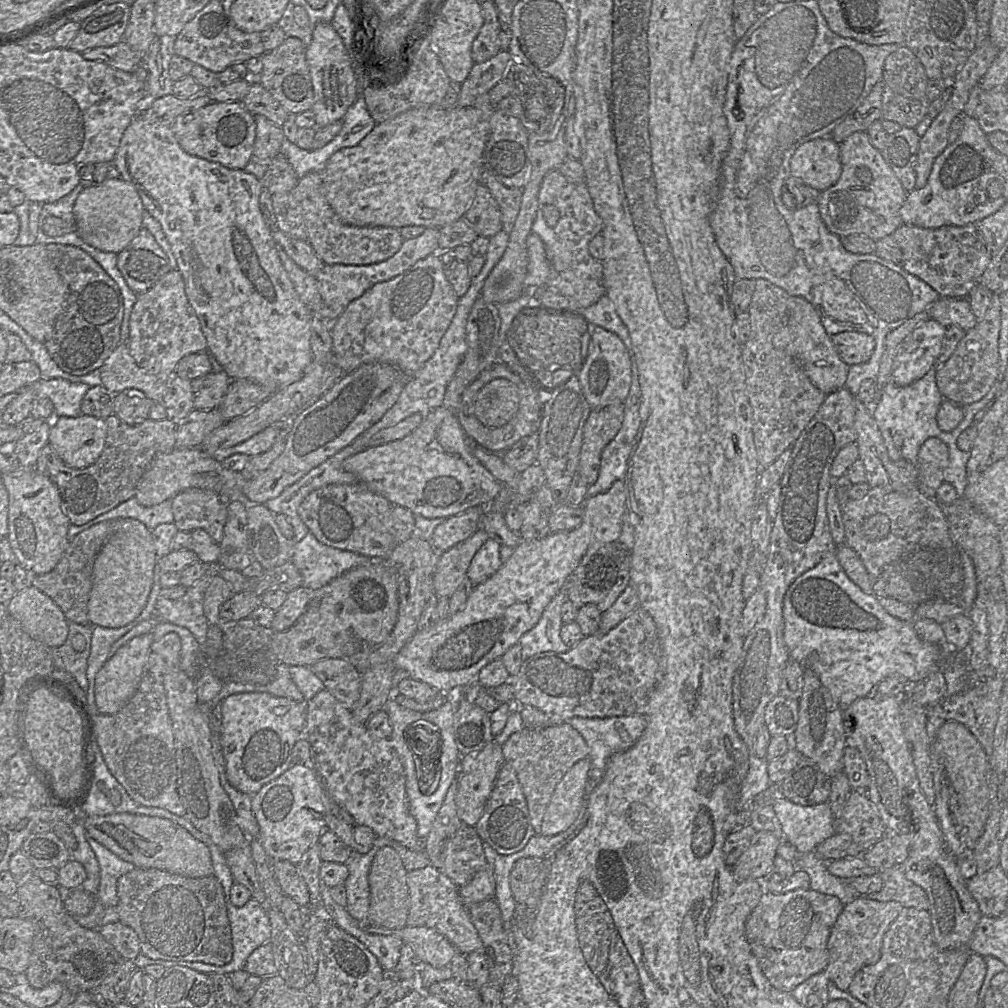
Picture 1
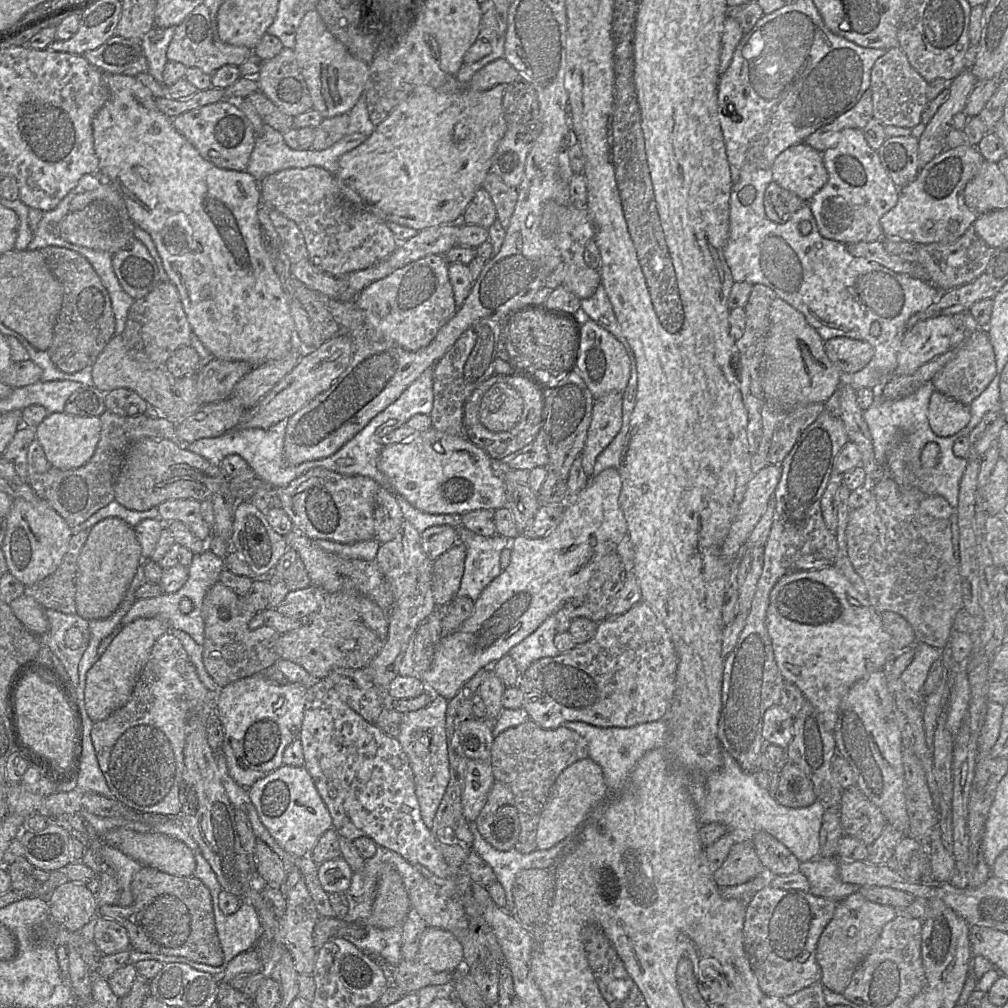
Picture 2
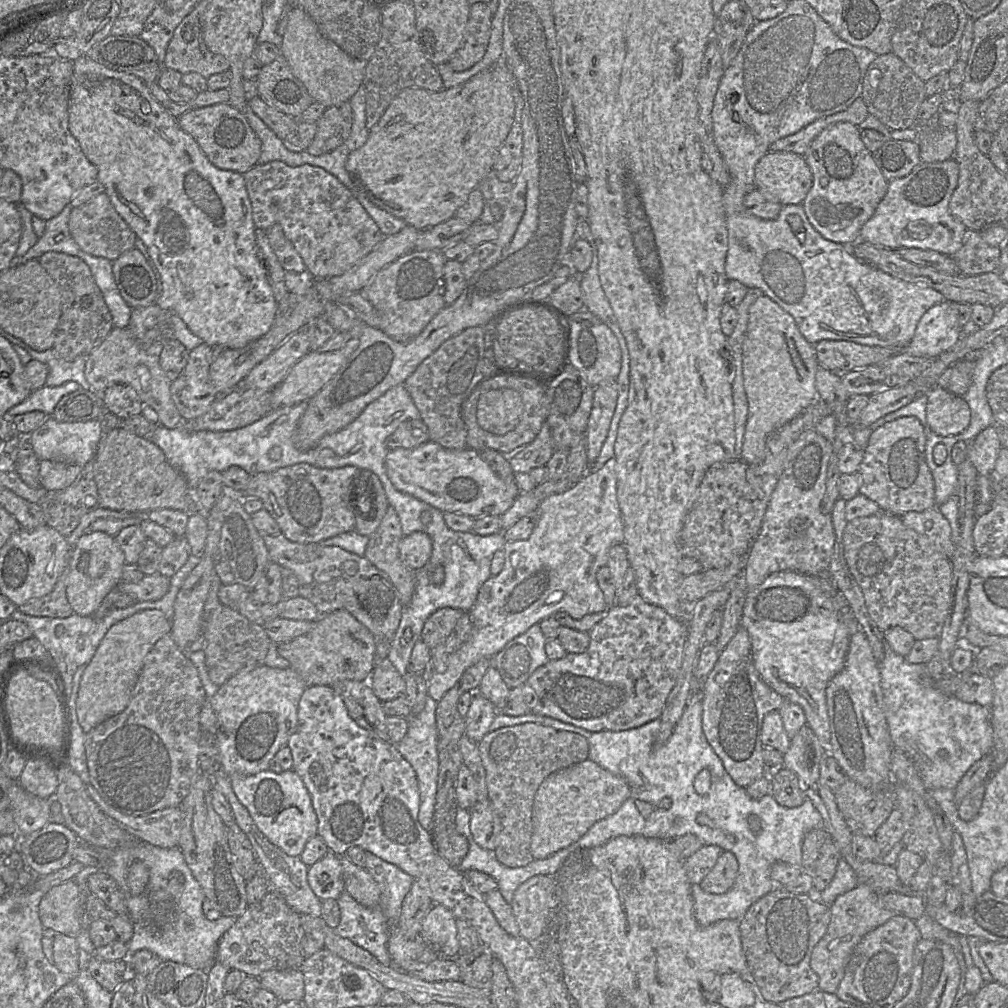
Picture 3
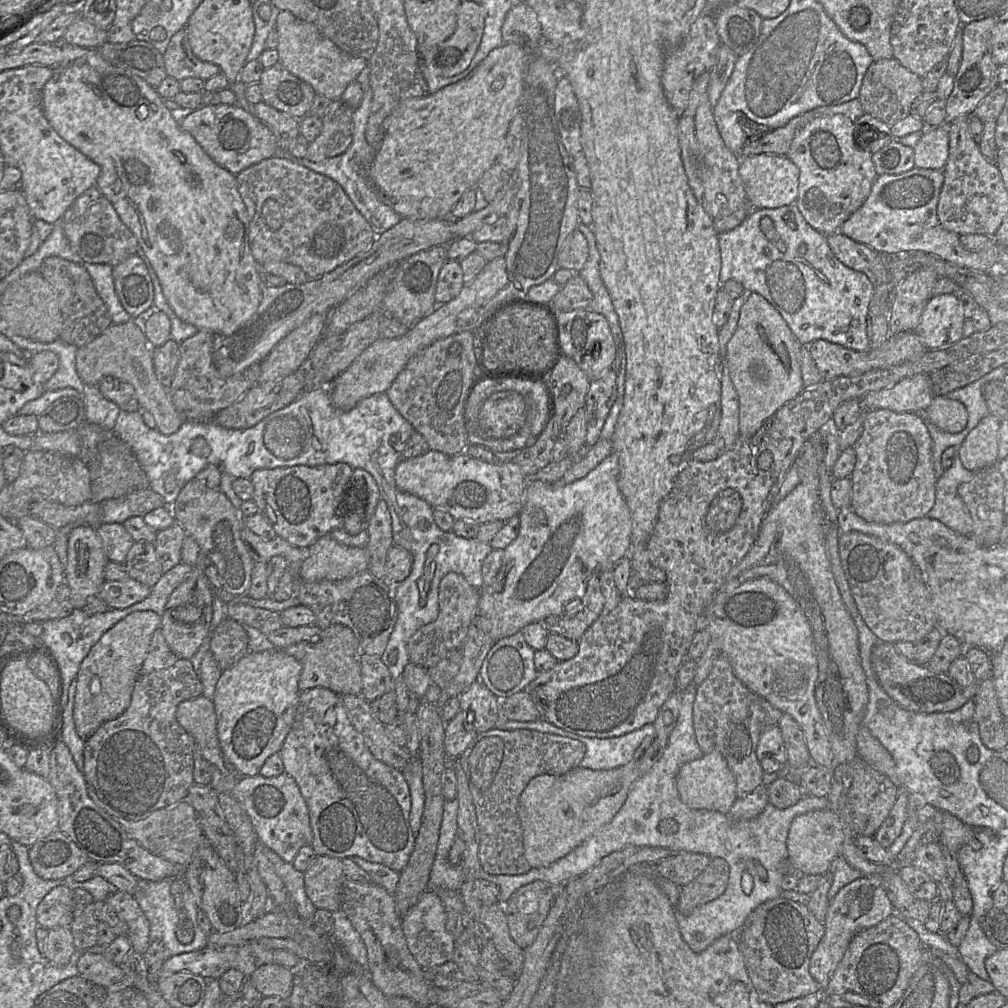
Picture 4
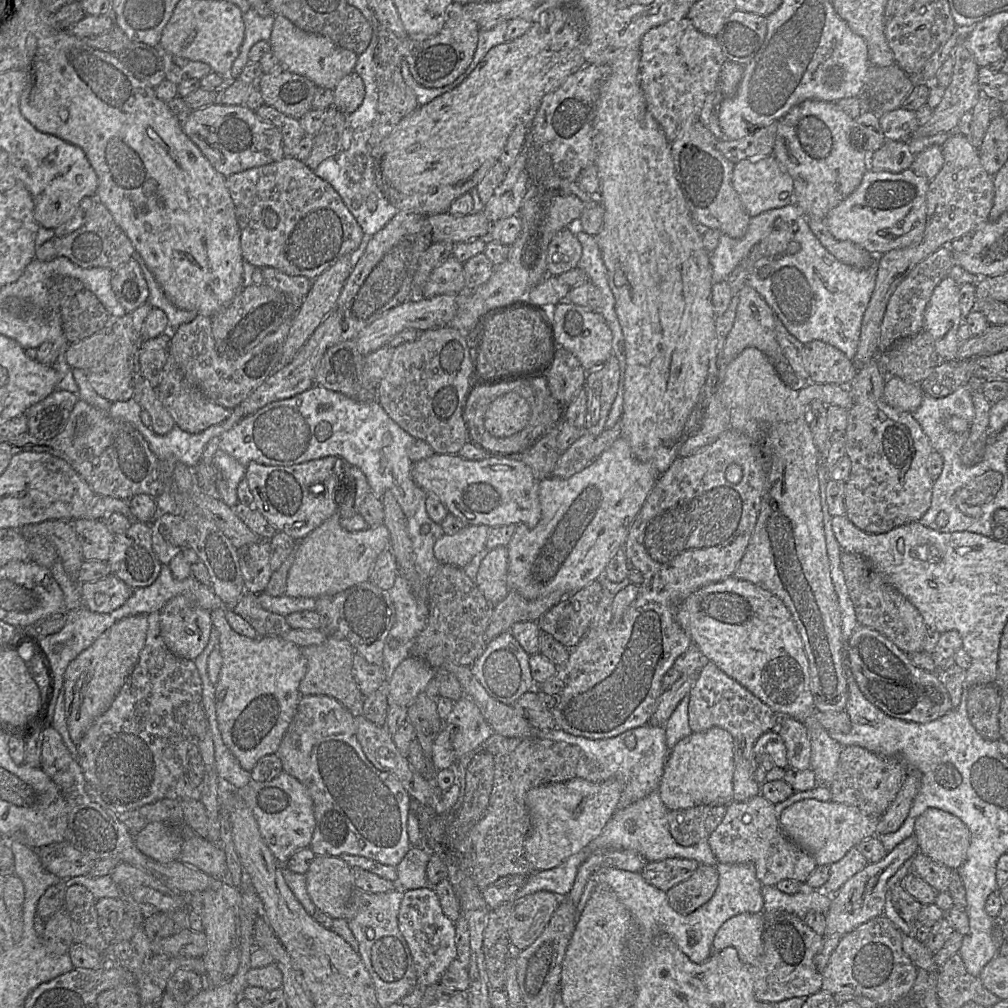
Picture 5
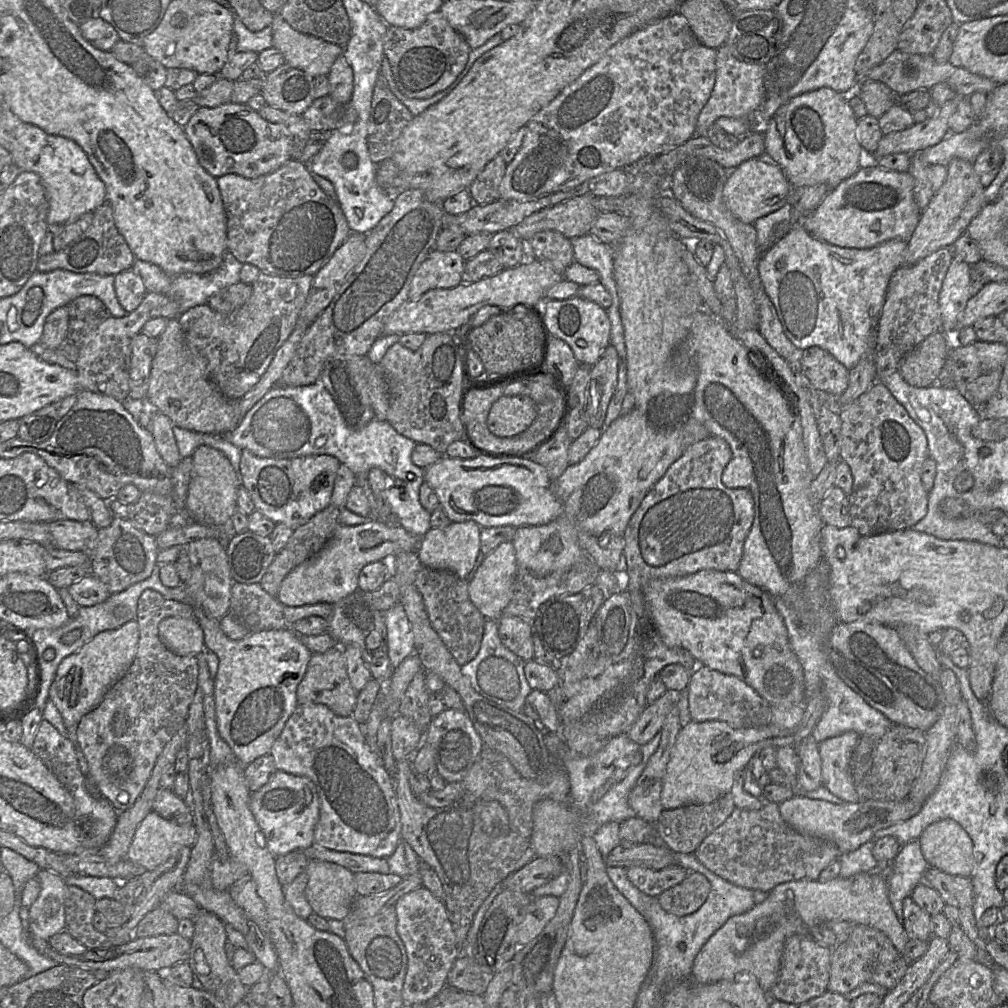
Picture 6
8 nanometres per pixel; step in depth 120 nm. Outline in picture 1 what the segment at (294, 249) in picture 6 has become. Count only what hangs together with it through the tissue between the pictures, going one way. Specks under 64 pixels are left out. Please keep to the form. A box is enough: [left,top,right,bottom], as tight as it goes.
[293,172,403,265]

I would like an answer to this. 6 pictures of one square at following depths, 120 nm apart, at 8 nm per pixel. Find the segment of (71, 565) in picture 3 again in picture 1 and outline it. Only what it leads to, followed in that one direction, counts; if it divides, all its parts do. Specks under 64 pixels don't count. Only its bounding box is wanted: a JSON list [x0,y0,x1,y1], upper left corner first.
[88,518,158,628]

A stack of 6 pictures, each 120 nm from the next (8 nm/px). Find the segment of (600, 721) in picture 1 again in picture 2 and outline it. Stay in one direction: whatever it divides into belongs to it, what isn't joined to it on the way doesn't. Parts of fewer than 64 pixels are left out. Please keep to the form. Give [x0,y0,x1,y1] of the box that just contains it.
[563,719,669,800]

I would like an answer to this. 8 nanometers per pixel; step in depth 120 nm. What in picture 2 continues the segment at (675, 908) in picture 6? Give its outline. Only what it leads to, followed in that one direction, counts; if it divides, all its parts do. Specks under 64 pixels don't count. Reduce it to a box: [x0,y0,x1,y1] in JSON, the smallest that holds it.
[713,841,764,887]

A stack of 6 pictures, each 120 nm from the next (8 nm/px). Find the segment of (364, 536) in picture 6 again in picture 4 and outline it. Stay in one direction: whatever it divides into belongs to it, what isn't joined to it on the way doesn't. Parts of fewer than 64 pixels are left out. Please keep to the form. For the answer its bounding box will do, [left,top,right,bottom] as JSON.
[298,534,369,581]

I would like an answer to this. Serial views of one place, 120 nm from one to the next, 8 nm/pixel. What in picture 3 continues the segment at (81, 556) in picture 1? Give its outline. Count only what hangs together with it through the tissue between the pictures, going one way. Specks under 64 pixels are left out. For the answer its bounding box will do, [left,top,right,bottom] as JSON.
[18,564,74,618]

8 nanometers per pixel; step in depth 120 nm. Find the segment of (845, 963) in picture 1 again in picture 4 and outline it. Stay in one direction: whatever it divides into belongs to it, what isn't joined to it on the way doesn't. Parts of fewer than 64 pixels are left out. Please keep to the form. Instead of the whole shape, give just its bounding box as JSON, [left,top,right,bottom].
[809,875,894,993]

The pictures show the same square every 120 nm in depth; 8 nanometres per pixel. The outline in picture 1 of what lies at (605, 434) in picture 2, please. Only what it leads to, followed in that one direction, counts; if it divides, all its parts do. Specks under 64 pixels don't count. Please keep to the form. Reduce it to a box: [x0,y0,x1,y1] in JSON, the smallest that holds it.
[577,403,623,486]

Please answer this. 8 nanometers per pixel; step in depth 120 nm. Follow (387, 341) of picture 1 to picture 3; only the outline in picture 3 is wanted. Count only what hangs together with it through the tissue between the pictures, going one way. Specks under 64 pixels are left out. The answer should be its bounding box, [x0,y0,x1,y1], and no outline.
[359,250,445,342]

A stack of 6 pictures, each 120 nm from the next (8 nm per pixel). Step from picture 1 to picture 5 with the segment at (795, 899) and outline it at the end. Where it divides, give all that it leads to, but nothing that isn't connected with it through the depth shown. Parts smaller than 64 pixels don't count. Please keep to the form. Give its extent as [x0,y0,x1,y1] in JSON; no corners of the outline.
[752,911,823,1004]

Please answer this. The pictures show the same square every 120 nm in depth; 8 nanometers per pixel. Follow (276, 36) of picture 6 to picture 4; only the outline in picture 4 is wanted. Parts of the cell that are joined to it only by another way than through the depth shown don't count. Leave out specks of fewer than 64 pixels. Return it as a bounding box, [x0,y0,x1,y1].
[275,10,367,101]

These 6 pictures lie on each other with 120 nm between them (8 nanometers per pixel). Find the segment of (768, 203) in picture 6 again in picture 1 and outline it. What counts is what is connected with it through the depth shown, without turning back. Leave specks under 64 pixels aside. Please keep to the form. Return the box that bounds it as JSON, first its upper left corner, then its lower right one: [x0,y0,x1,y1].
[790,136,842,191]

